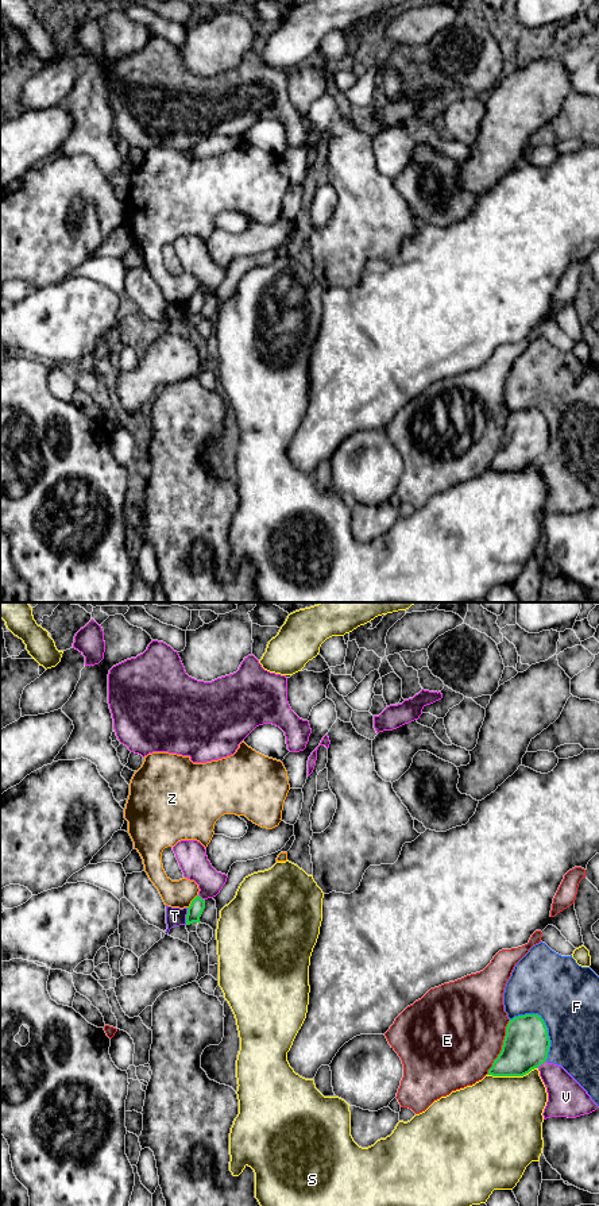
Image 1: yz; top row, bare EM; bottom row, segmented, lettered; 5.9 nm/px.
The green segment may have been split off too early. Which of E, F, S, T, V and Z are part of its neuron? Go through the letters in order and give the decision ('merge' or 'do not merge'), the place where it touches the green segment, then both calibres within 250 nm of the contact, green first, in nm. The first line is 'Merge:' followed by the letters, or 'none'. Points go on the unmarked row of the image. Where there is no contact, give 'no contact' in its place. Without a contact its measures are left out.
Merge: none
E: do not merge; contact yz (502, 442); calibres 280 and 480 nm
F: do not merge; contact yz (544, 419); calibres 280 and 380 nm
S: do not merge; contact yz (511, 470); calibres 280 and 480 nm
T: do not merge; contact yz (186, 311); calibres 90 and 110 nm
V: do not merge; contact yz (541, 458); calibres 280 and 220 nm
Z: do not merge; contact yz (192, 296); calibres 90 and 160 nm

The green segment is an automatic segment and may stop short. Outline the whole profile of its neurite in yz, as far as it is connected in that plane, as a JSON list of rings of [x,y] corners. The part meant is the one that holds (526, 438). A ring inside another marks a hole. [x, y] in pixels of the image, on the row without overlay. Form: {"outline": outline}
{"outline": [[[538,409],[514,412],[506,421],[502,446],[487,470],[523,471],[548,454],[550,435]]]}

